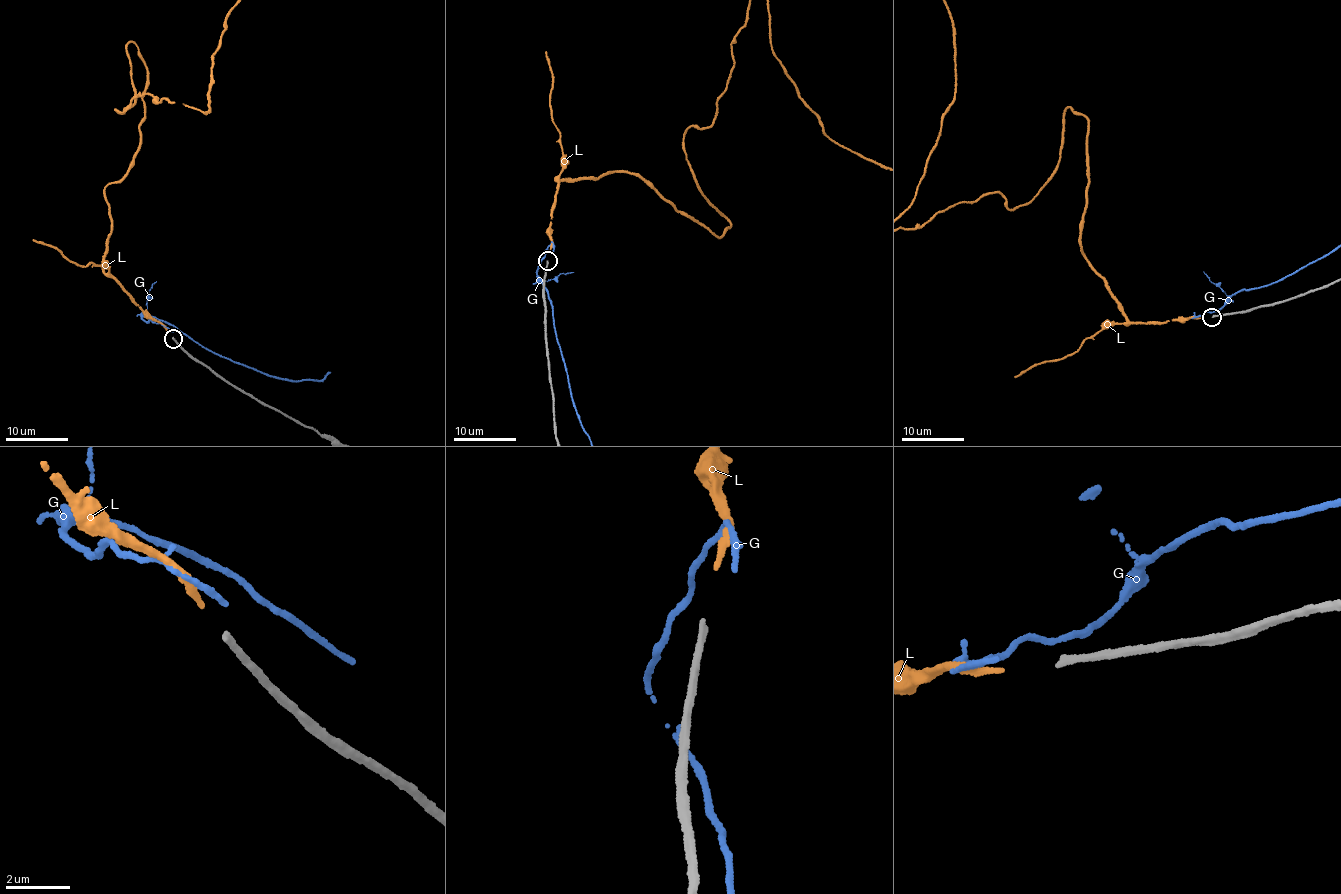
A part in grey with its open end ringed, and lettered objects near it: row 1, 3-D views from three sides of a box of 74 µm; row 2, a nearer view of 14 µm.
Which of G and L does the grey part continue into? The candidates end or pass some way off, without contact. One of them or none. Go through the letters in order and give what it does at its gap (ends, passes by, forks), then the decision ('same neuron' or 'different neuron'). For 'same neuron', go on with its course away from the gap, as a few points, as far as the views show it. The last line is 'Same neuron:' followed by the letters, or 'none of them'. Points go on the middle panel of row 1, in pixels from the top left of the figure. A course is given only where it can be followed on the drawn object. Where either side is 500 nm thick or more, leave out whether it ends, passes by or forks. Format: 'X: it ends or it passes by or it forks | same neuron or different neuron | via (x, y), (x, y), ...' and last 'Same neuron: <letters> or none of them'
G: it ends | different neuron
L: it ends | same neuron
Same neuron: L

